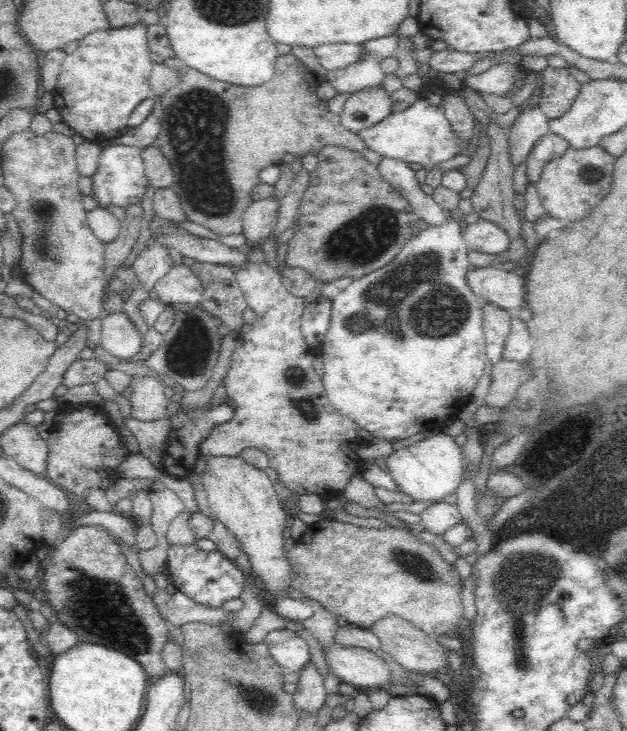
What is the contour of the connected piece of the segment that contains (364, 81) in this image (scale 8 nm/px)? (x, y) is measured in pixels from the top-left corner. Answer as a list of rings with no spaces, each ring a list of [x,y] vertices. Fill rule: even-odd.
[[[384,36],[376,40],[368,40],[362,44],[362,58],[356,64],[346,66],[344,70],[334,70],[326,76],[326,80],[338,90],[338,94],[356,94],[364,92],[370,86],[382,86],[386,74],[380,68],[380,60],[394,56],[398,48],[398,36]]]

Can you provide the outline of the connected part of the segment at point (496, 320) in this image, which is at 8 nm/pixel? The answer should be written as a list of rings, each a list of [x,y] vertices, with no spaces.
[[[484,304],[482,308],[482,326],[484,326],[484,336],[486,336],[486,352],[488,360],[492,366],[496,366],[500,360],[506,360],[502,356],[506,340],[512,332],[512,316],[492,304]]]

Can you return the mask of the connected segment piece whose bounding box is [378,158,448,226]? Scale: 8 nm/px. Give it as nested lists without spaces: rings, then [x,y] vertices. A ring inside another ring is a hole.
[[[382,158],[378,170],[380,170],[382,178],[388,184],[392,184],[412,204],[412,210],[416,212],[418,220],[424,220],[428,226],[444,226],[448,222],[446,210],[442,210],[432,200],[432,196],[426,196],[418,188],[418,180],[414,176],[414,170],[408,168],[408,162]]]

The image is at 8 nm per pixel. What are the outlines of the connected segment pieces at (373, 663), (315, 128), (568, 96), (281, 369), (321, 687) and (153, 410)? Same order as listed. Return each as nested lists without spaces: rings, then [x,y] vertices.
[[[330,644],[324,648],[324,658],[340,682],[350,684],[352,688],[376,690],[394,680],[390,666],[374,652],[368,652],[364,648]]]
[[[292,54],[278,56],[276,74],[270,82],[260,84],[260,88],[242,88],[236,84],[226,84],[214,80],[194,68],[182,66],[178,70],[178,84],[160,100],[164,106],[164,120],[160,136],[154,146],[170,160],[176,182],[172,190],[178,194],[186,220],[210,228],[218,238],[244,234],[244,212],[254,202],[252,192],[260,186],[260,172],[268,166],[280,166],[286,154],[304,158],[308,154],[316,156],[324,146],[338,146],[350,152],[362,152],[366,142],[356,132],[350,132],[340,124],[340,116],[332,114],[328,102],[318,98],[318,78]]]
[[[570,64],[566,68],[546,66],[540,74],[540,108],[550,118],[556,120],[564,116],[574,100],[578,98],[582,84],[570,74]]]
[[[248,262],[244,268],[236,268],[236,280],[246,298],[246,306],[256,312],[256,322],[252,324],[248,334],[240,334],[236,342],[236,350],[232,354],[232,362],[228,374],[224,376],[228,386],[228,398],[232,400],[234,416],[224,424],[214,424],[208,438],[204,438],[198,446],[200,456],[214,458],[242,458],[246,450],[264,452],[270,460],[270,468],[278,472],[280,482],[296,494],[320,494],[322,500],[338,500],[342,494],[348,494],[346,482],[352,476],[362,476],[364,464],[358,460],[356,450],[366,446],[362,438],[358,438],[358,424],[348,420],[328,402],[324,394],[324,384],[316,374],[314,356],[316,350],[306,342],[302,334],[302,314],[306,308],[304,298],[292,296],[284,284],[282,276],[270,264],[254,264]]]
[[[312,658],[304,664],[304,668],[298,672],[300,678],[296,682],[296,692],[294,692],[294,706],[296,710],[304,712],[318,712],[328,696],[324,676],[312,662]]]
[[[144,374],[140,378],[134,378],[134,392],[130,396],[130,406],[132,406],[132,418],[144,420],[144,422],[156,422],[168,418],[168,404],[170,400],[166,398],[166,388],[160,380],[162,376],[154,374]]]

